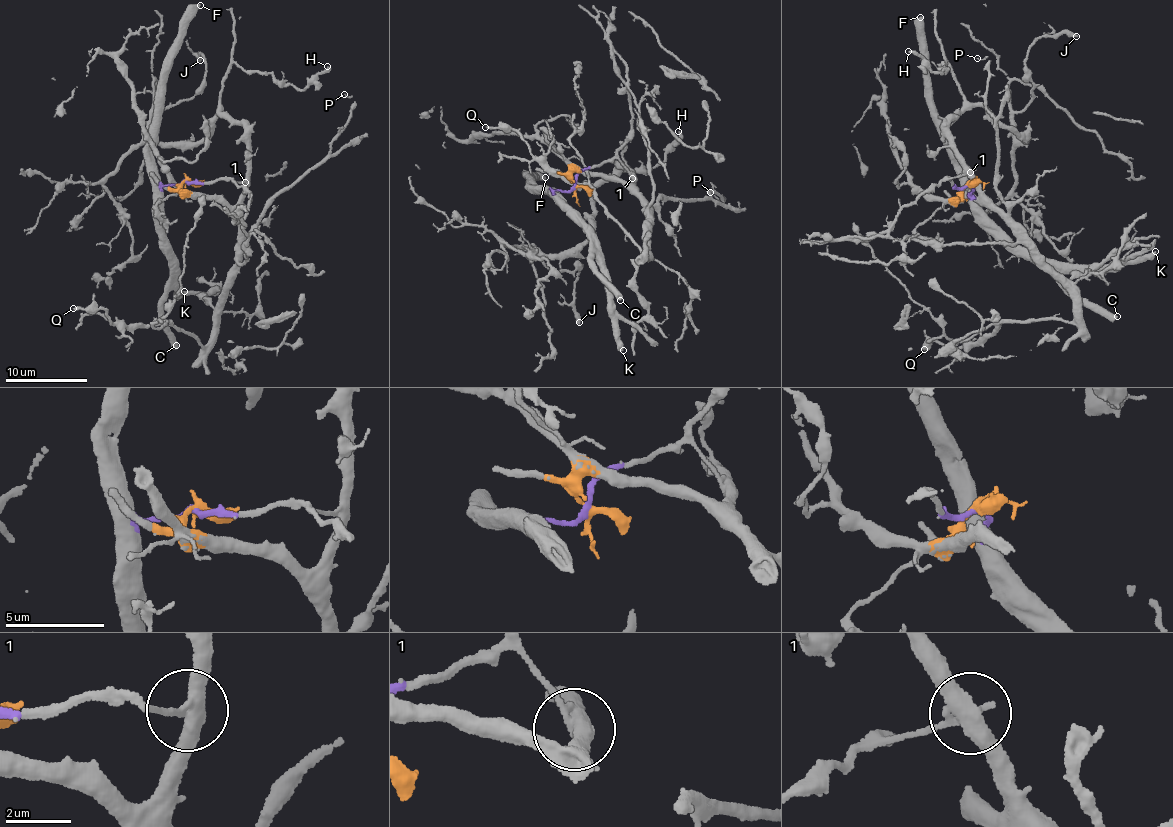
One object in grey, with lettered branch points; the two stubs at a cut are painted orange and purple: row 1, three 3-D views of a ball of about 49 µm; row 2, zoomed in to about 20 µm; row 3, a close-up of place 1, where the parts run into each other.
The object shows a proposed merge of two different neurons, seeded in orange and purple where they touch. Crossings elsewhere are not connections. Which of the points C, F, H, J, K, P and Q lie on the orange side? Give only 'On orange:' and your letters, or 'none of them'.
On orange: H, J, P, Q

